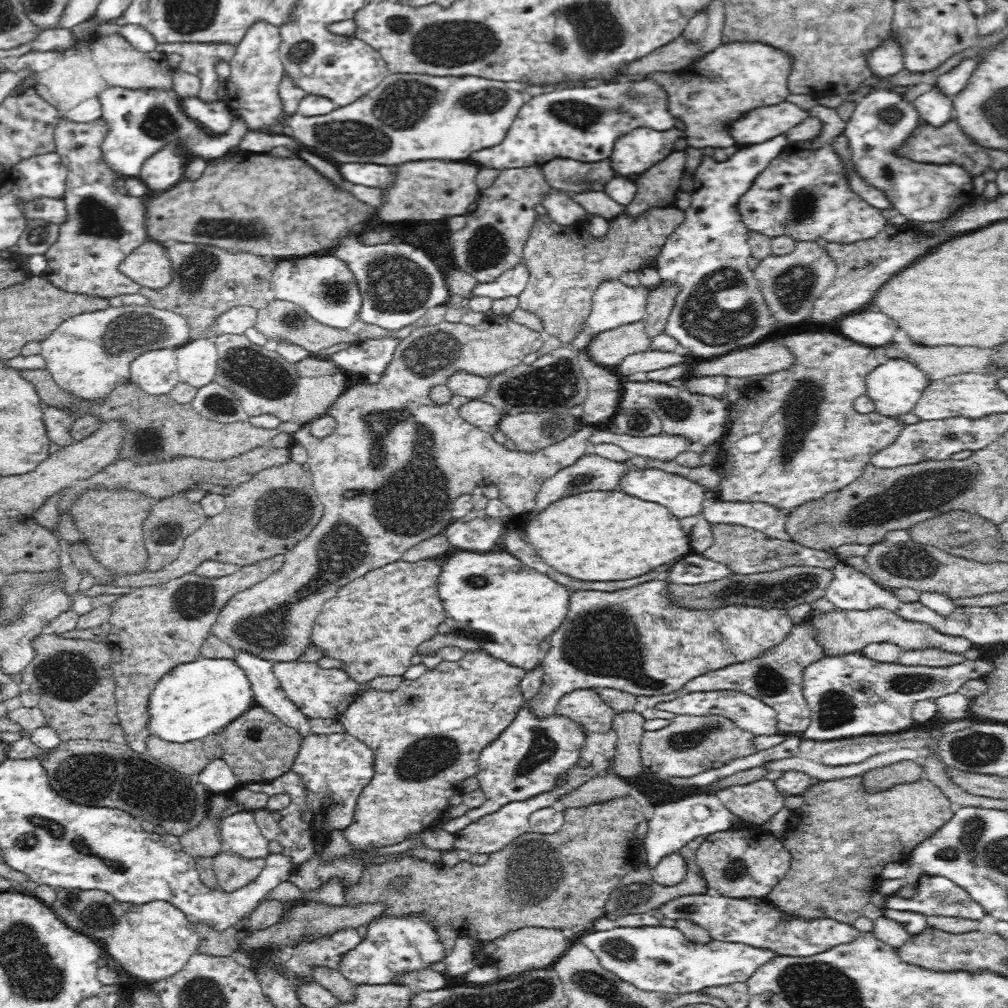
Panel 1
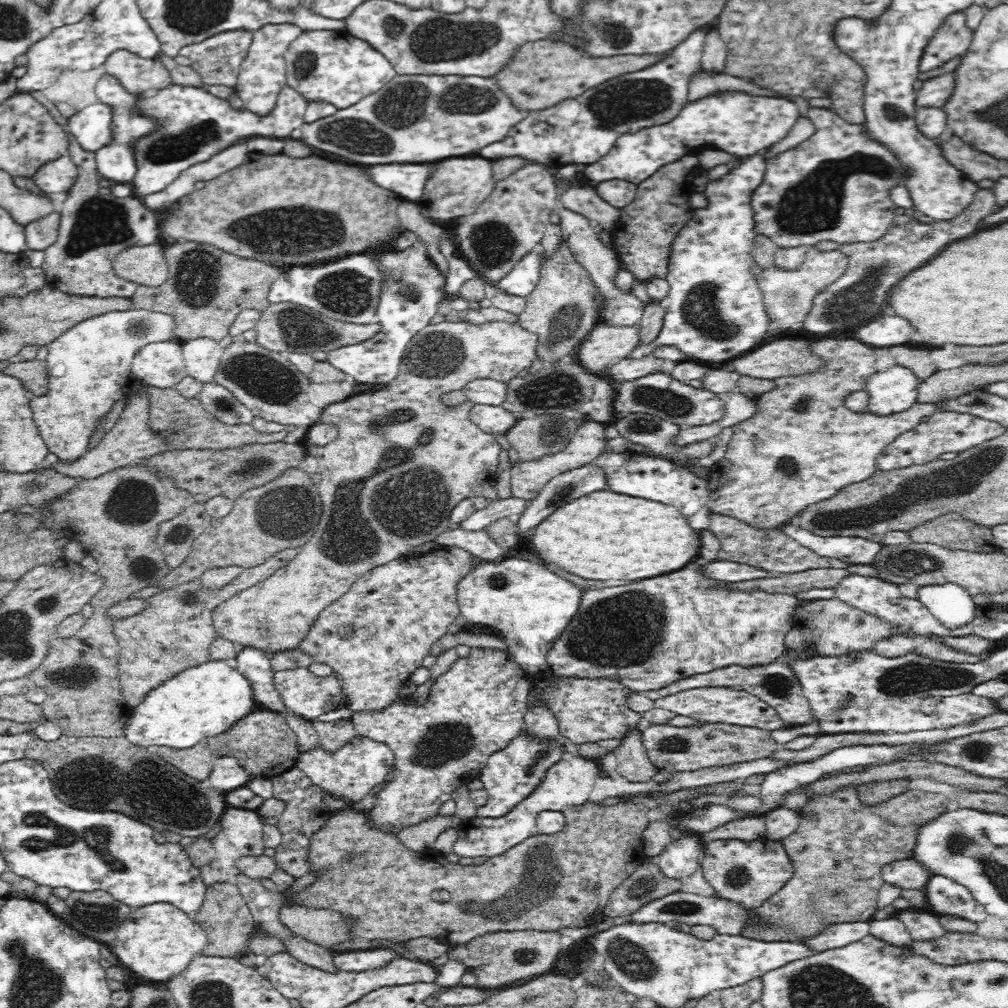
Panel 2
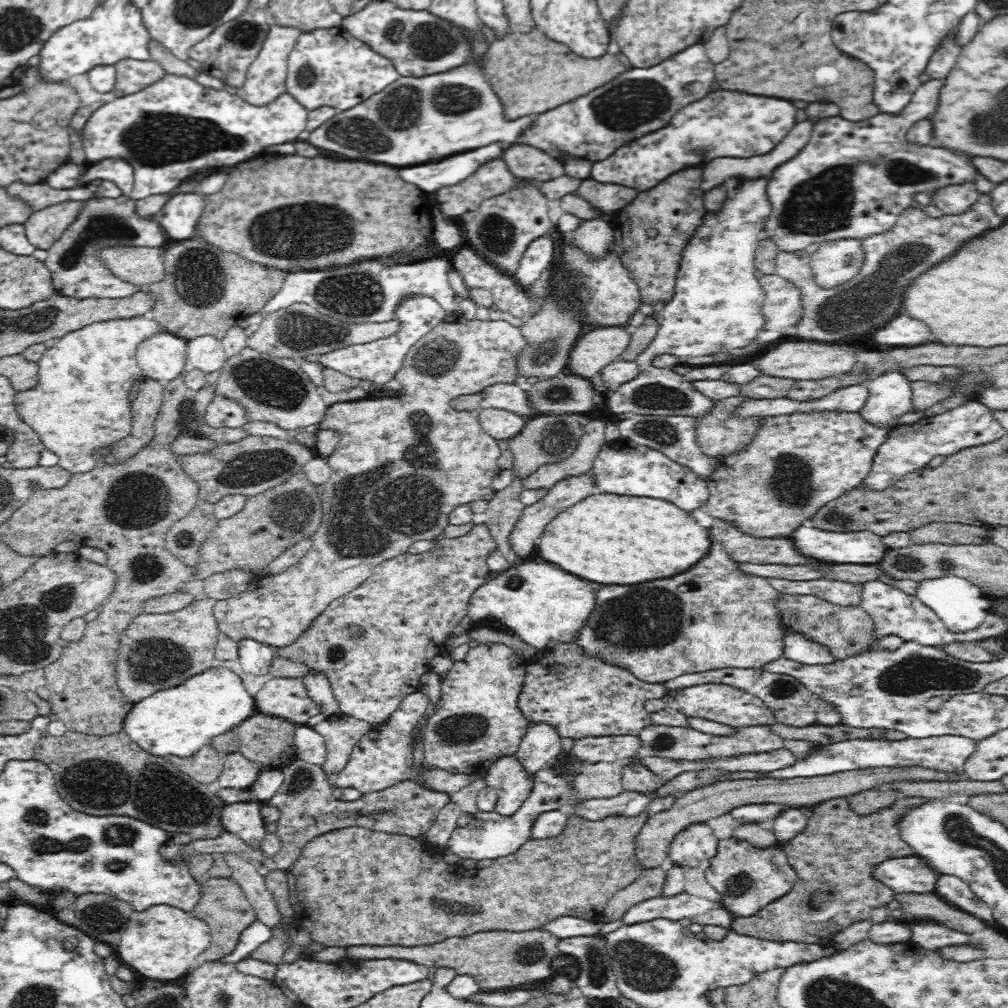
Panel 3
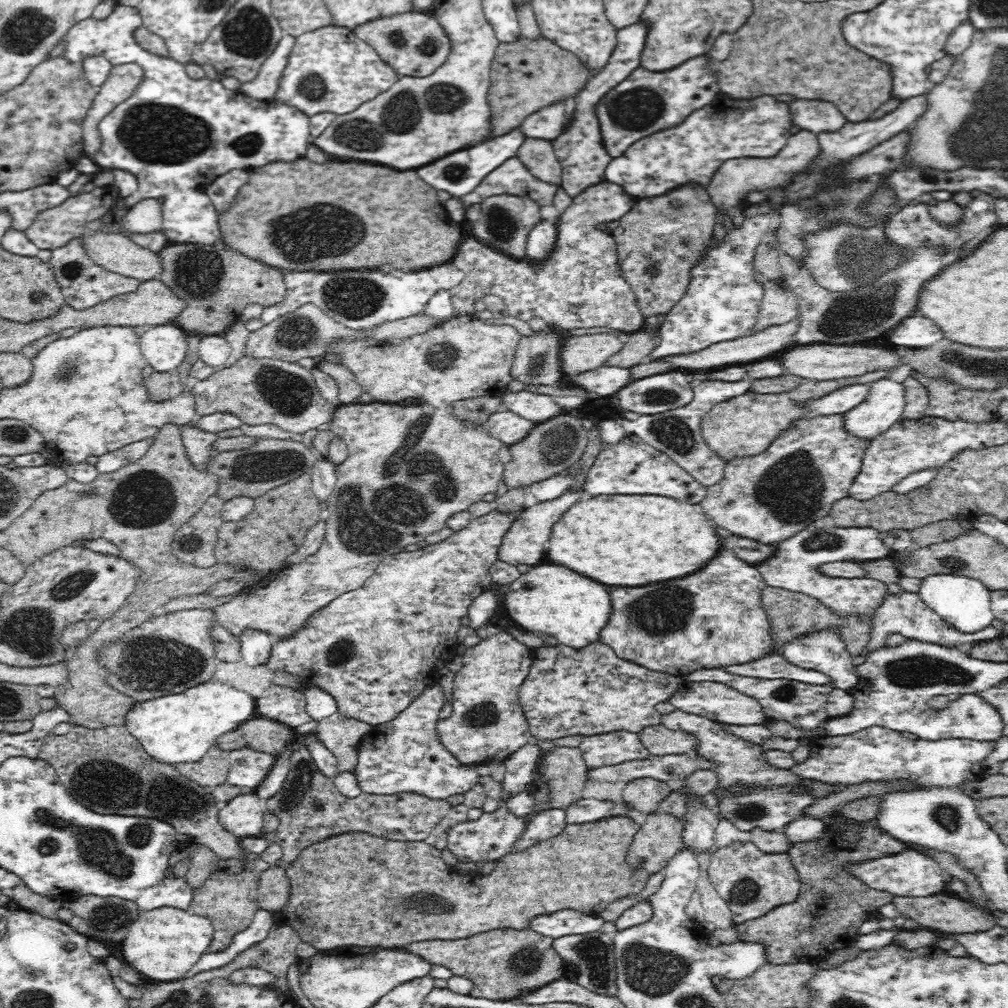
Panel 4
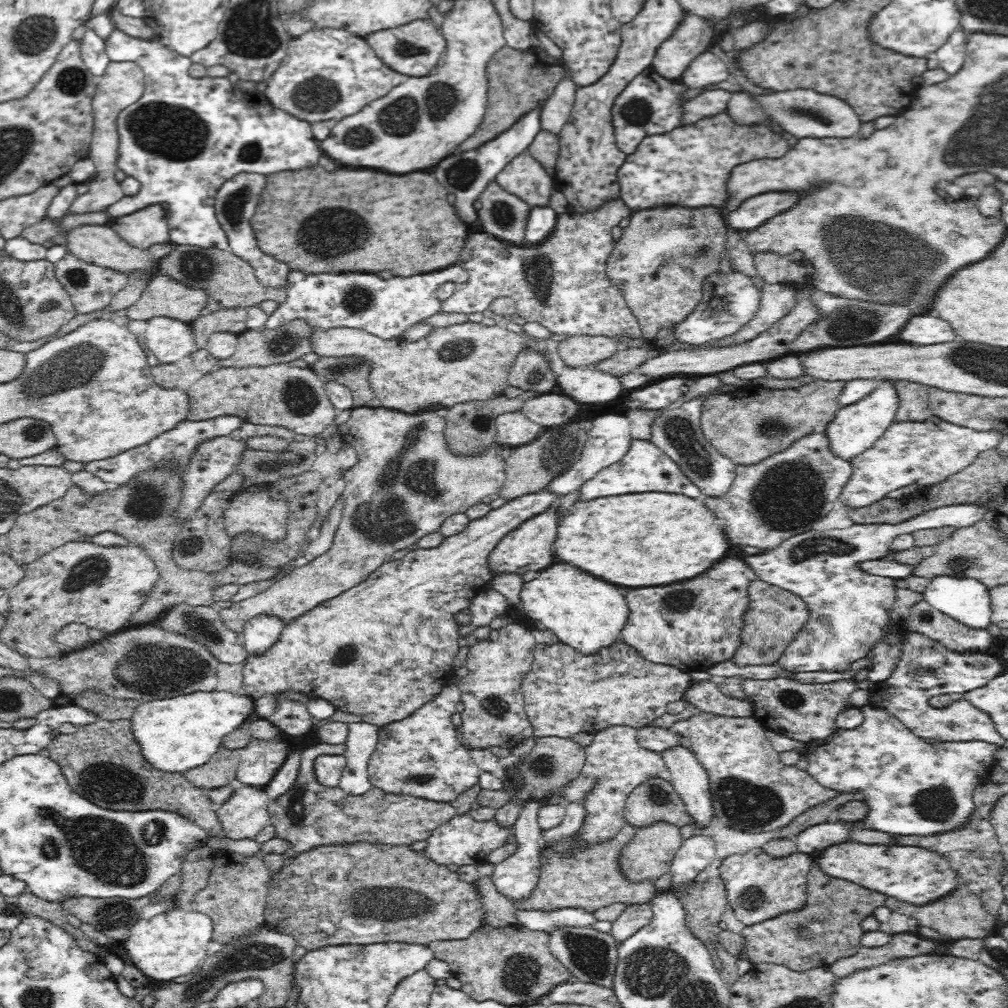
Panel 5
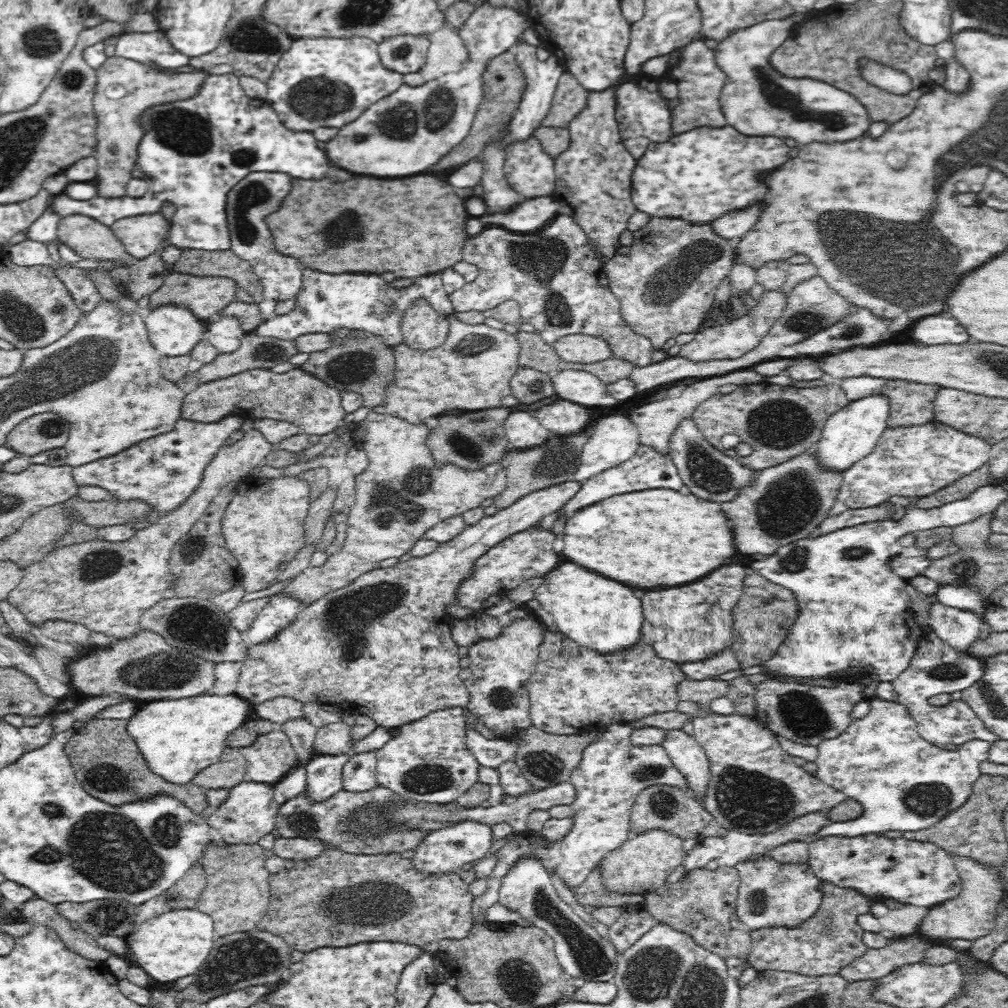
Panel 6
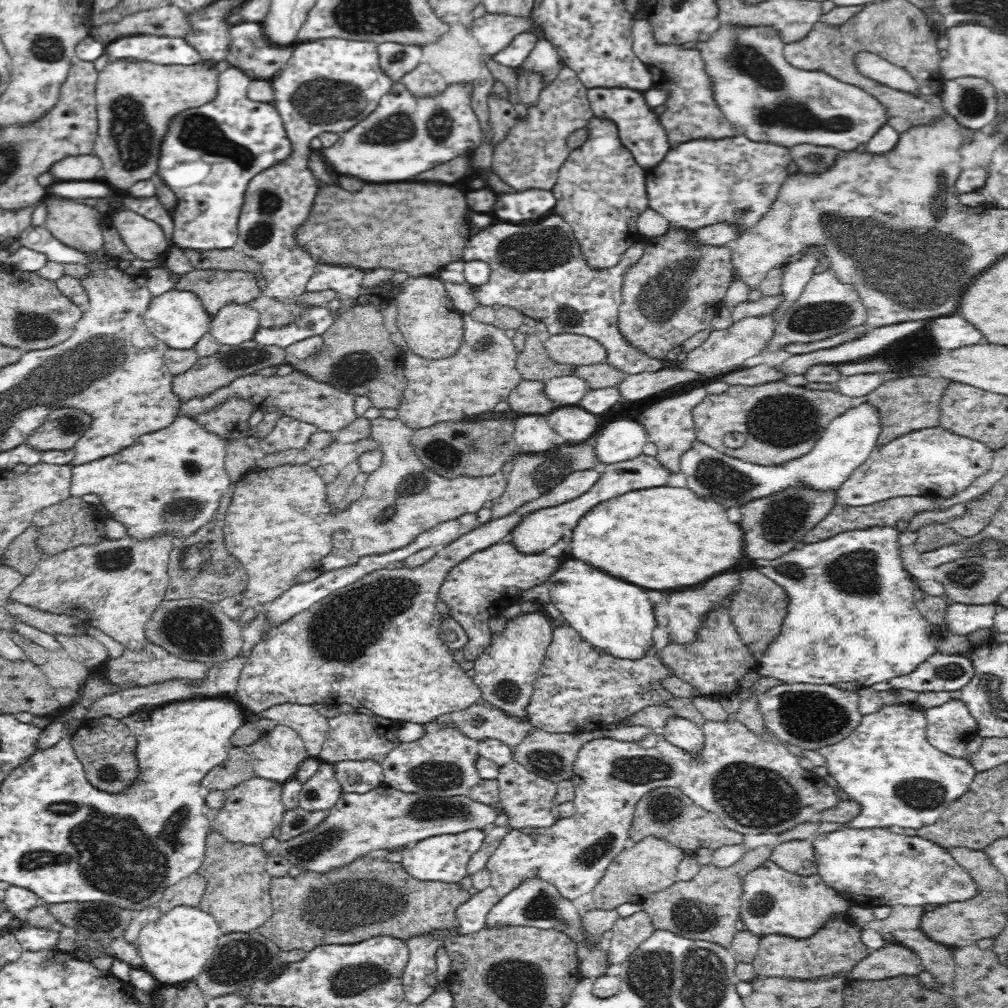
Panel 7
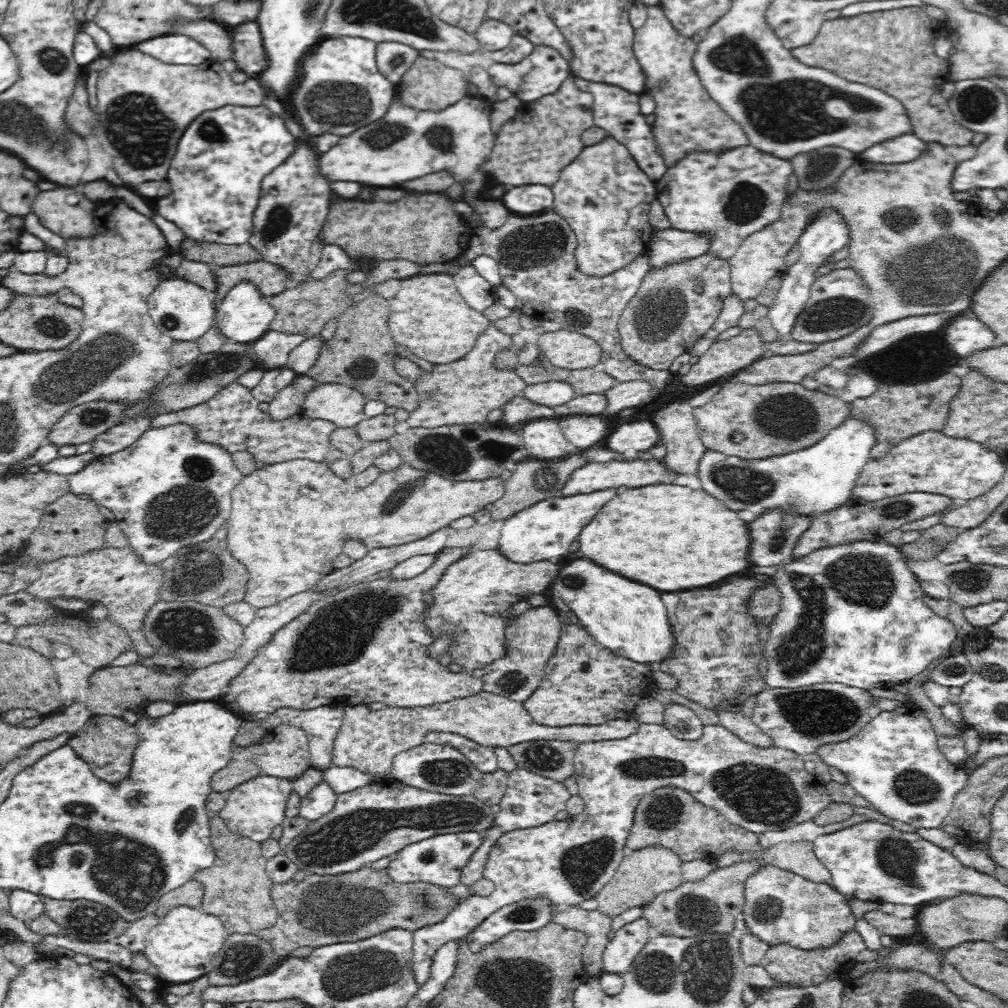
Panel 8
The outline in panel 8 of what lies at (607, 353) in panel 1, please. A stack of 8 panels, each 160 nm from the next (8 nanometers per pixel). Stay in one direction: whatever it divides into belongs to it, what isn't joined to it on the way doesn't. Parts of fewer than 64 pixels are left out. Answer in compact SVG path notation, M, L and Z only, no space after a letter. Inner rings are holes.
M562 328L544 332L538 338L540 354L554 366L568 370L600 366L602 350L589 335Z

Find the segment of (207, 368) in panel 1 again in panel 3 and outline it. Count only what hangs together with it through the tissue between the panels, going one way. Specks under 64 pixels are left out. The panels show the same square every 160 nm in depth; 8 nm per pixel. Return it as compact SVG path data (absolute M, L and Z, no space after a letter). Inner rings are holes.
M214 335L201 336L188 341L189 367L200 368L202 372L210 373L221 369L226 361L227 355L223 343Z

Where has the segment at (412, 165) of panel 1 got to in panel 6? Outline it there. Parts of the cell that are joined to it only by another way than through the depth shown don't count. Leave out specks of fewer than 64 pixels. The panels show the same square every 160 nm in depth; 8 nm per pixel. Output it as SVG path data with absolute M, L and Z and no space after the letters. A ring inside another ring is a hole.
M530 136L506 145L504 172L507 184L524 198L551 196L557 174L555 158L542 146L539 138Z

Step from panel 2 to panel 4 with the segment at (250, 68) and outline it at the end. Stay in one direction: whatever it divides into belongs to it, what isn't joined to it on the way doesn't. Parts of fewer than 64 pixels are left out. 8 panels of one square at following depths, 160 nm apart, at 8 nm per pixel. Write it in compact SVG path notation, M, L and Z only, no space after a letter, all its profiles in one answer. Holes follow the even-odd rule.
M284 33L275 51L267 58L260 67L259 73L254 80L242 83L239 91L258 100L274 100L278 90L278 80L286 68L288 54L294 48L295 37Z

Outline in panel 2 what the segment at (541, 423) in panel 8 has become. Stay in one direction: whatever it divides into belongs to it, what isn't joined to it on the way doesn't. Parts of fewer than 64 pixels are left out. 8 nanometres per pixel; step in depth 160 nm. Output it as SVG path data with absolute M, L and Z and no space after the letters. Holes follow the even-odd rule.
M475 405L470 410L470 418L488 434L506 434L507 430L517 422L513 412L506 410L502 405Z

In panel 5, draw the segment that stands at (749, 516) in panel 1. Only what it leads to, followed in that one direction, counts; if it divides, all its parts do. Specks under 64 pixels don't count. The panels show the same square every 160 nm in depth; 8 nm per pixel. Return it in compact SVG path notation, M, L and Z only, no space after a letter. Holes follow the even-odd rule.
M950 504L934 510L929 510L900 522L898 524L856 524L843 529L831 529L825 531L806 531L797 534L792 538L782 541L772 550L763 552L747 552L742 559L756 573L758 579L768 584L780 587L793 592L799 596L808 607L808 620L806 624L798 630L794 640L786 646L784 654L777 660L778 665L784 667L787 672L844 672L850 668L852 662L866 658L872 654L875 663L872 667L872 680L882 681L893 673L894 666L897 665L901 655L900 644L888 644L884 642L884 634L888 631L888 610L892 608L896 595L895 579L870 574L859 567L860 563L886 558L891 550L891 544L895 536L903 532L912 532L922 529L933 529L936 527L953 526L955 529L972 526L988 512L989 506L983 504Z

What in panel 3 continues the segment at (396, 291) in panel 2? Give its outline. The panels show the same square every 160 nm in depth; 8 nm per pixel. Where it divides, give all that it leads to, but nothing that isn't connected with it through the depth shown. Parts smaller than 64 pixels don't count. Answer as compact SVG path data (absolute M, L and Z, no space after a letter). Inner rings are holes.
M426 295L408 297L395 310L394 317L401 322L401 329L396 334L367 344L354 344L347 348L335 349L320 355L318 362L323 368L337 370L352 378L363 378L376 384L391 386L394 374L400 370L412 346L420 343L437 325L443 324L446 315L442 305L433 298Z

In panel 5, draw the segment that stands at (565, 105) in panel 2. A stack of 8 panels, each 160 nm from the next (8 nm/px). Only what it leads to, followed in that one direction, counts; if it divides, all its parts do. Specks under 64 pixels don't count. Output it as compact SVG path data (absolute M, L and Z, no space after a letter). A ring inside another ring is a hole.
M653 68L644 69L617 96L611 108L611 124L615 134L615 144L626 154L632 154L639 142L650 135L666 134L681 124L684 102L680 94L686 85L678 80L664 78Z

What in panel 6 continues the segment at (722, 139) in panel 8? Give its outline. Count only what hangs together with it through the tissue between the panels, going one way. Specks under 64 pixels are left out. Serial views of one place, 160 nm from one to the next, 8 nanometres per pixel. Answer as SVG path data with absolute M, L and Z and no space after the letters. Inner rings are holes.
M704 38L692 40L681 48L681 57L670 73L662 76L663 80L670 79L678 87L679 102L670 112L672 136L694 130L694 127L725 127L726 117L720 106L720 94L726 82L726 73L718 68L714 61L714 50L704 44Z

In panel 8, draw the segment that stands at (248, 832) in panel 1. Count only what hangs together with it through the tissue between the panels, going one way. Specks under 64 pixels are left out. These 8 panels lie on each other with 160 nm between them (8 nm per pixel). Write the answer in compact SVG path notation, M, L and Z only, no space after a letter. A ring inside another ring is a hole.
M260 774L226 792L226 804L219 816L230 831L261 844L270 839L274 828L282 825L286 818L286 803L293 792L292 779Z

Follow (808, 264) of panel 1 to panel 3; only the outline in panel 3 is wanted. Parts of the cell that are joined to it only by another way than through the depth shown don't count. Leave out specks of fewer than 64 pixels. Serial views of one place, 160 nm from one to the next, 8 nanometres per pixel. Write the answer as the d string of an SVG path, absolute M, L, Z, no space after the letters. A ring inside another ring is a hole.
M849 238L821 244L819 250L810 255L816 283L821 288L832 289L858 276L866 254L863 242L862 239ZM774 272L759 280L765 292L762 305L764 326L762 330L784 330L786 326L798 325L803 306L798 287L777 276Z

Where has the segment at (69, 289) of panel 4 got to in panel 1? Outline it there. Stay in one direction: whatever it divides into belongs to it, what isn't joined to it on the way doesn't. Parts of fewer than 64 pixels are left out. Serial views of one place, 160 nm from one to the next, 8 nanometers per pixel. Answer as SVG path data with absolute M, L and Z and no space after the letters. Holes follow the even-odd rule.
M63 116L56 125L55 152L68 167L66 190L62 197L68 216L66 222L59 226L57 242L44 254L48 263L43 275L64 278L68 291L102 298L139 292L142 287L122 276L118 272L118 266L121 266L126 256L150 240L150 236L146 234L146 220L142 220L144 200L128 200L128 196L122 196L114 188L114 180L118 180L118 173L114 173L114 170L106 166L101 152L102 140L106 138L106 132L108 132L108 125L102 116L91 123L74 123L64 119Z

